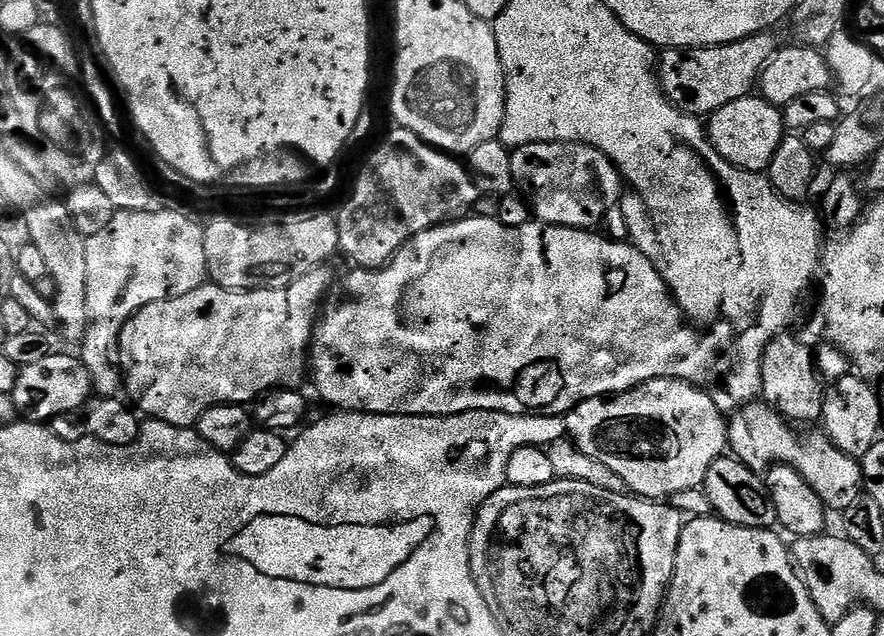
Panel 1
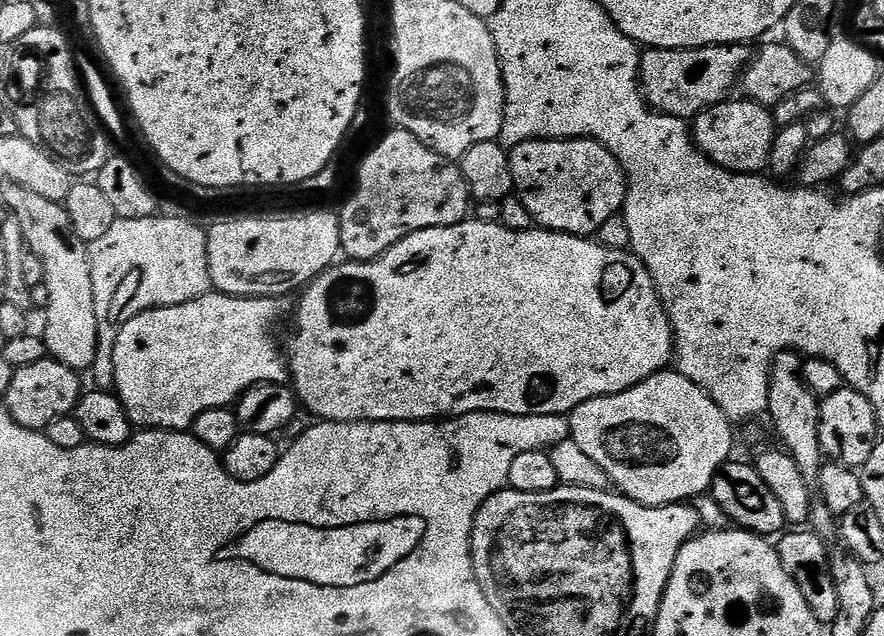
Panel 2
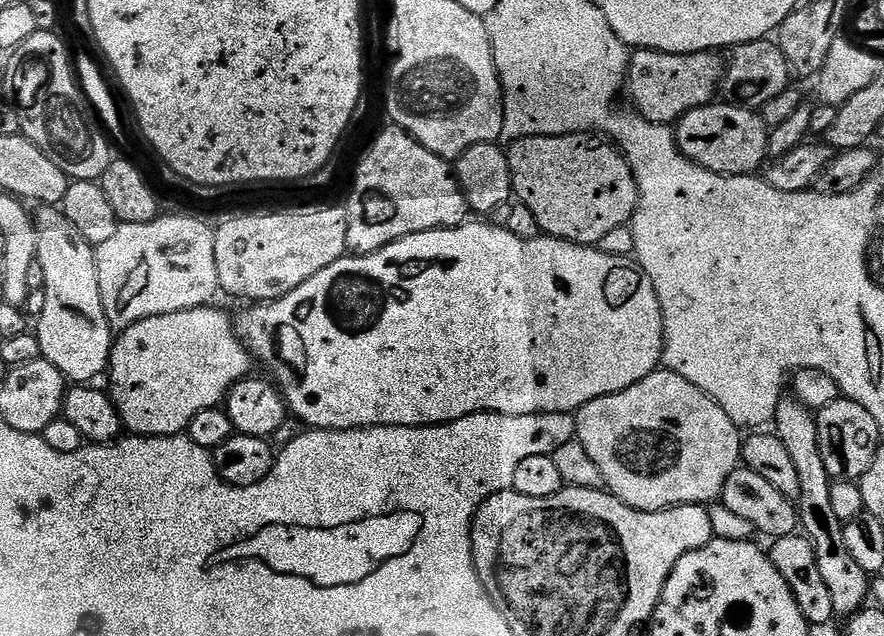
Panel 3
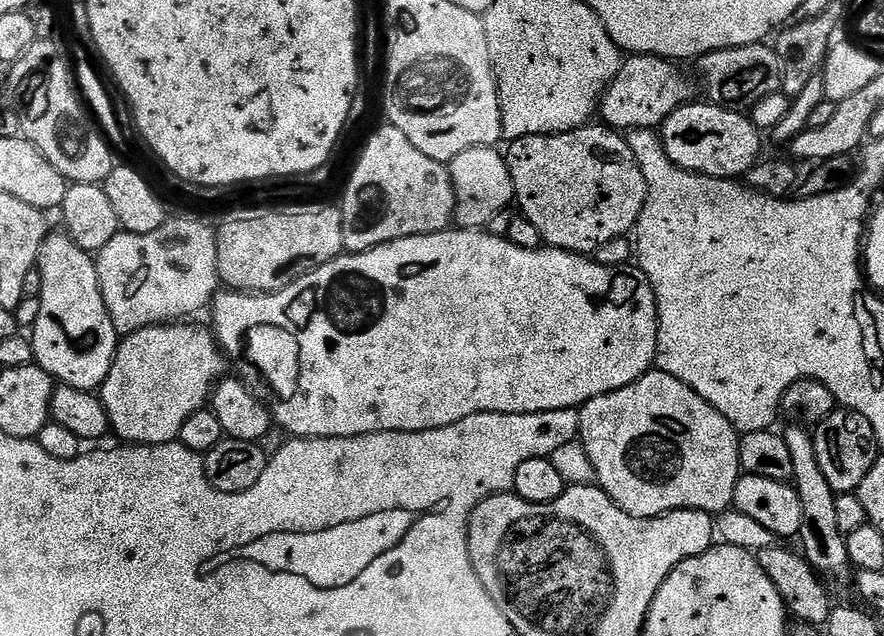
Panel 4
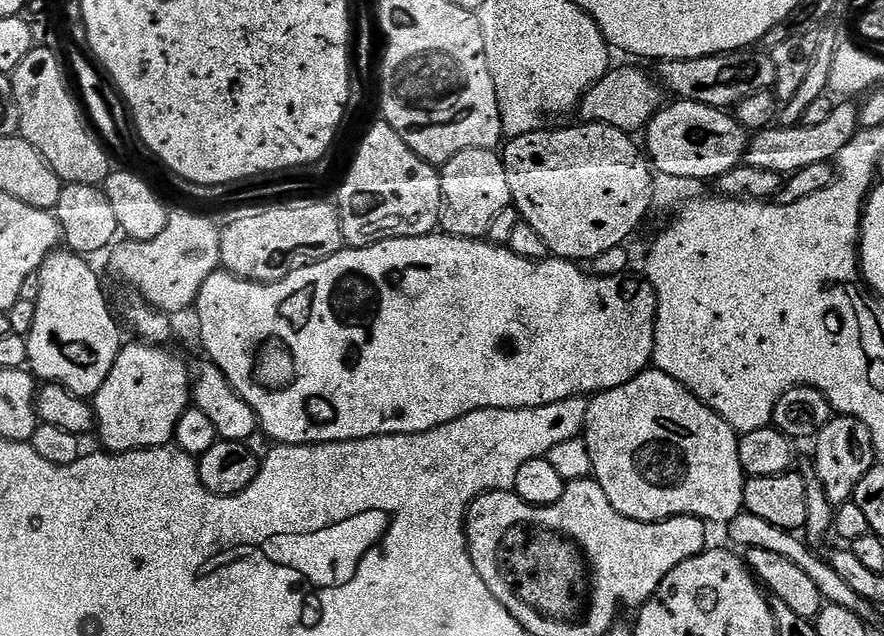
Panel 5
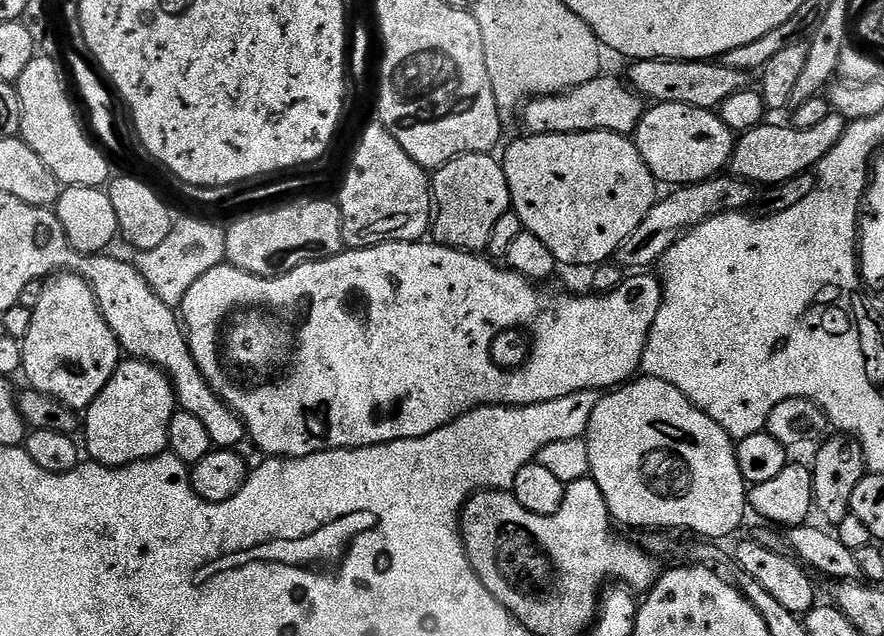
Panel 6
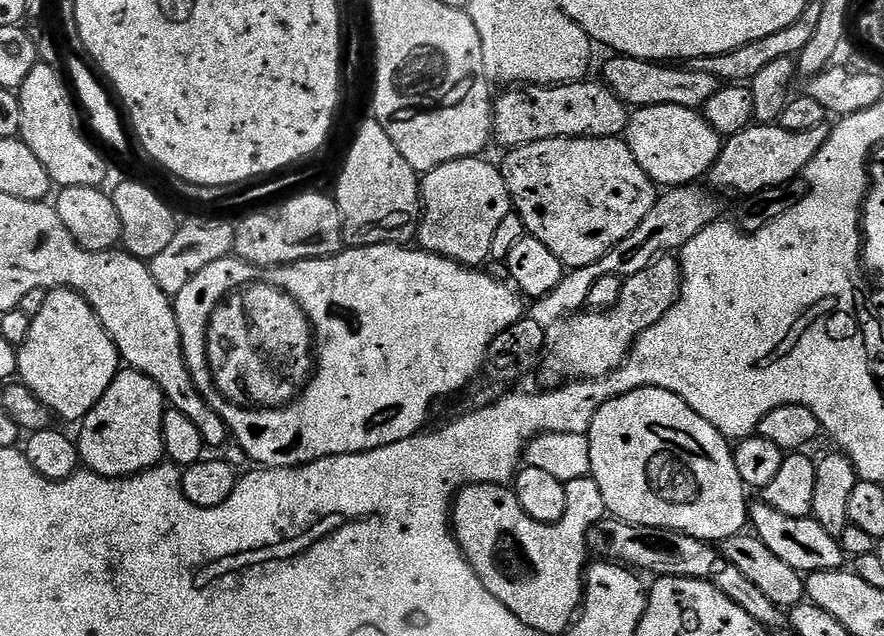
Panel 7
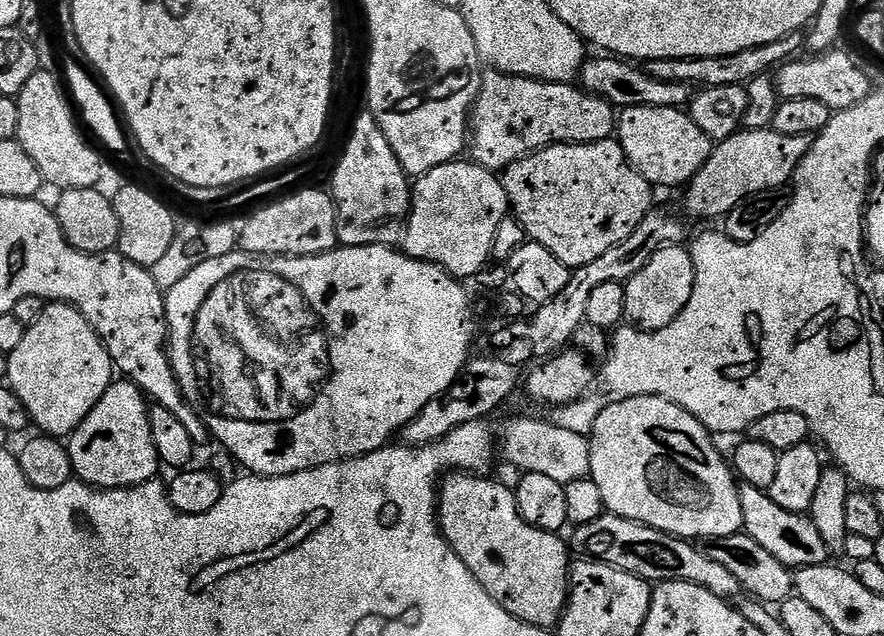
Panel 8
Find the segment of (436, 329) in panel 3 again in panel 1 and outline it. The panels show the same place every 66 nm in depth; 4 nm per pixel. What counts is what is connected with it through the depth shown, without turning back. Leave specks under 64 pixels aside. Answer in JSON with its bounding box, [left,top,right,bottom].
[310,214,725,416]

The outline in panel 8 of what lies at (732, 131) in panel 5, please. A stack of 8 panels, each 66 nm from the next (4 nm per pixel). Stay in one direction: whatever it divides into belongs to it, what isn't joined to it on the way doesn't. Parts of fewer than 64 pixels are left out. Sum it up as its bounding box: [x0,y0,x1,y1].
[615,108,714,189]

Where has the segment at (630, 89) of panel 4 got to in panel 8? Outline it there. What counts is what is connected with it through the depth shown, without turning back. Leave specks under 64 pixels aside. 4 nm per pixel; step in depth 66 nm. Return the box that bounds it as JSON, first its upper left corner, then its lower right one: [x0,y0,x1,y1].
[470,70,617,170]

